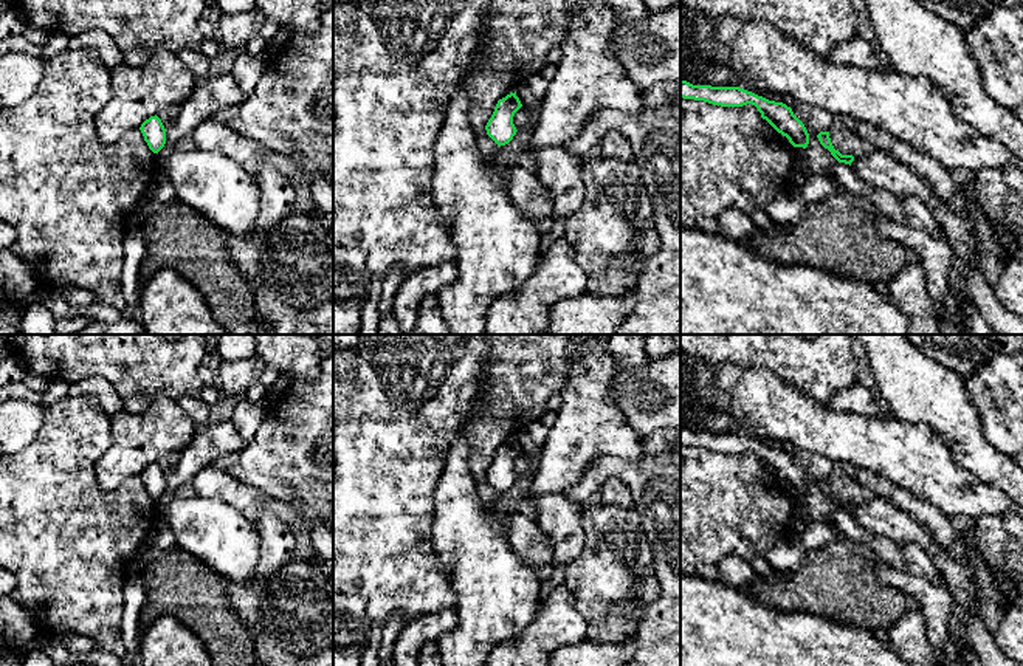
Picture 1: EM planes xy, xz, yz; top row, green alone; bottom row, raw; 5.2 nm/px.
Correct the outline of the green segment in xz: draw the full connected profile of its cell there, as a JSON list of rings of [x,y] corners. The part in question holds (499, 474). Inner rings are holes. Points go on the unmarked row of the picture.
[[[516,438],[498,448],[485,477],[499,494],[508,491],[516,482],[518,477],[513,471],[513,463],[521,454],[522,451]]]

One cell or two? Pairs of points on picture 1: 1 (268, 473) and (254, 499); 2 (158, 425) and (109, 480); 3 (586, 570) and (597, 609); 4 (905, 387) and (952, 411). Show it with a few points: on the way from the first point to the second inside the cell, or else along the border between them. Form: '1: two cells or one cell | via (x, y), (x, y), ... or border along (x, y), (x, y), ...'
1: two cells | border along (227, 471), (242, 482), (259, 488), (267, 496)
2: one cell | via (143, 439), (117, 465)
3: one cell | via (595, 580), (597, 600)
4: one cell | via (916, 389), (935, 395), (941, 401)

